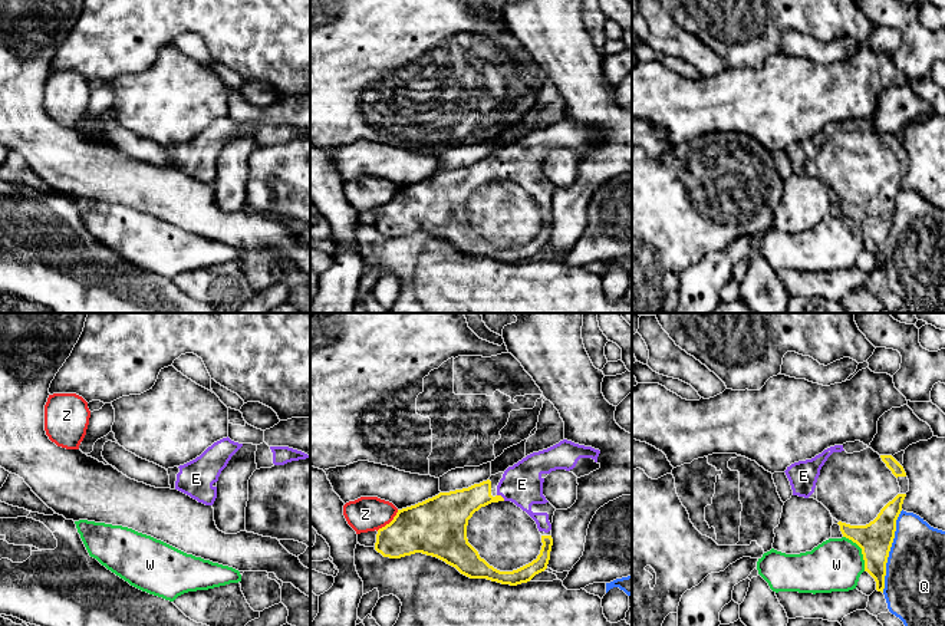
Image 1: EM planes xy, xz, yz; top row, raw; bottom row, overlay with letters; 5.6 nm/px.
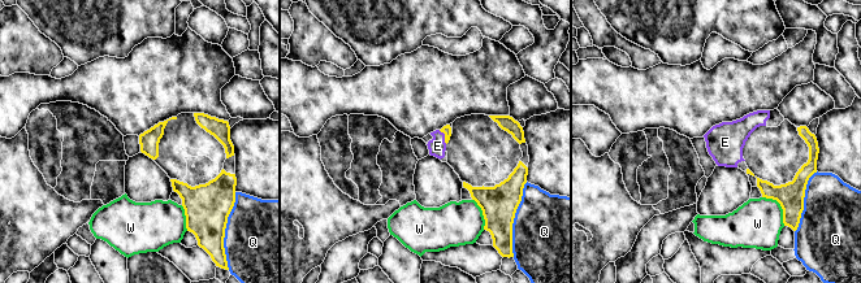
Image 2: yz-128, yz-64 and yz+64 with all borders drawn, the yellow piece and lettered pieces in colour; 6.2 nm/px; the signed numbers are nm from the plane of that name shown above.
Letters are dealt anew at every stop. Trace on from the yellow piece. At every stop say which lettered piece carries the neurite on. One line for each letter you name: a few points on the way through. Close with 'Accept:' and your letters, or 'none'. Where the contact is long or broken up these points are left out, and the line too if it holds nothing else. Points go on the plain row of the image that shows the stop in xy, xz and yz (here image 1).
Accept: E

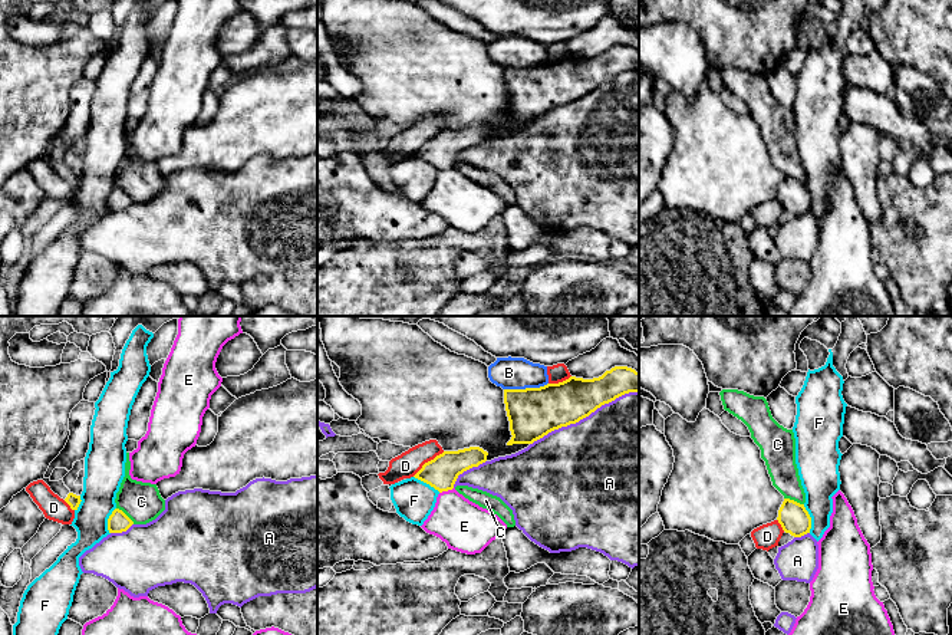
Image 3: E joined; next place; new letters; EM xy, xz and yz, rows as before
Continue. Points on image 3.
Accept: none

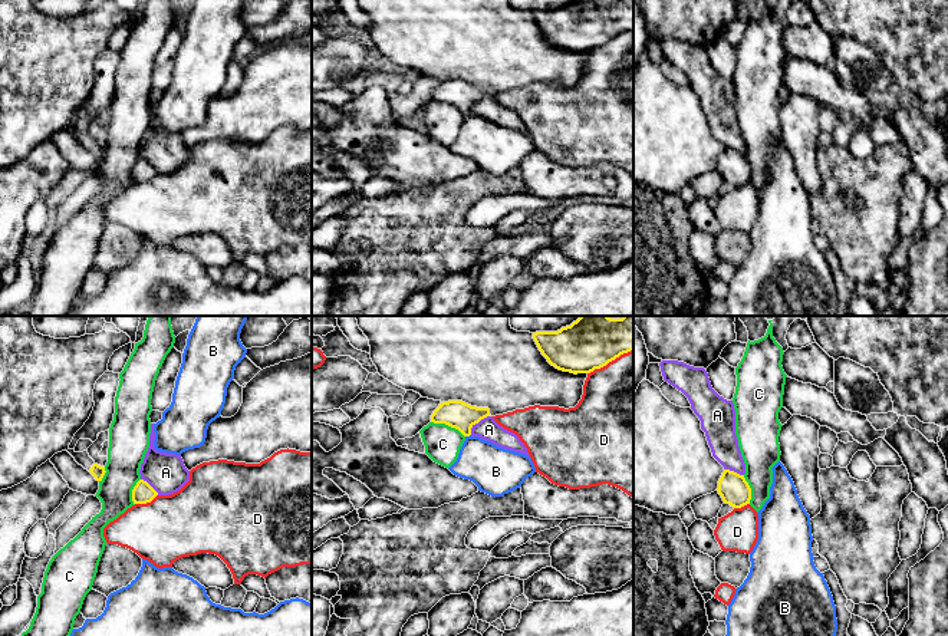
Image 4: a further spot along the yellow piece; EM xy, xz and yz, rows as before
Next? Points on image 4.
Accept: none

